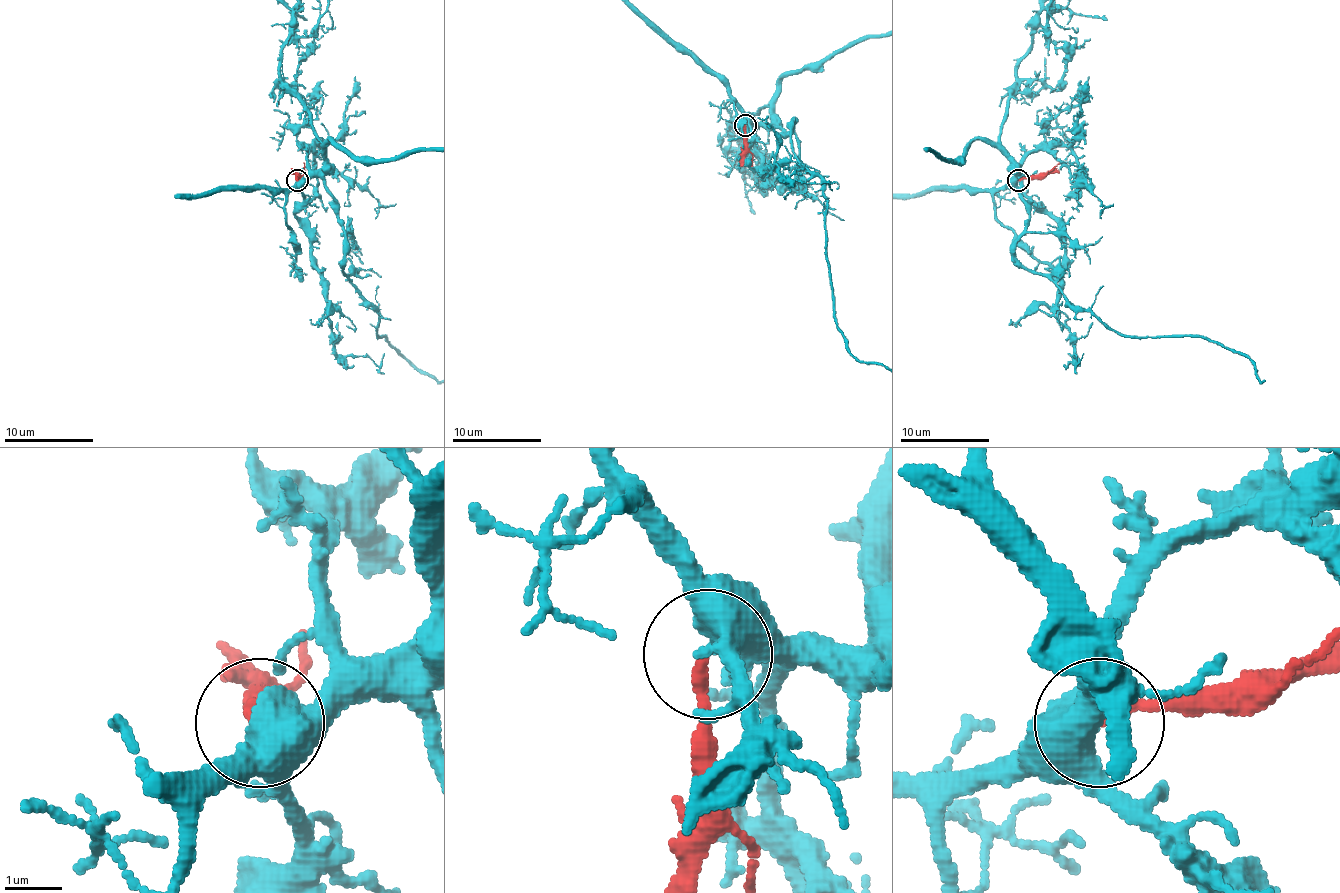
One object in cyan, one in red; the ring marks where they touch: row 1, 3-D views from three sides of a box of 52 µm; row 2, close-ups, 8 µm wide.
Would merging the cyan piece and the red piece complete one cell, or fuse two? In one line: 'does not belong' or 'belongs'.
belongs

